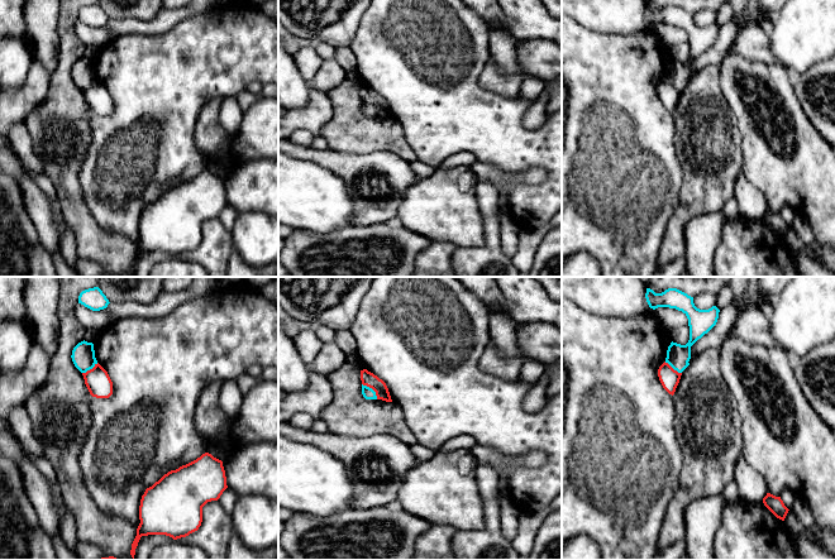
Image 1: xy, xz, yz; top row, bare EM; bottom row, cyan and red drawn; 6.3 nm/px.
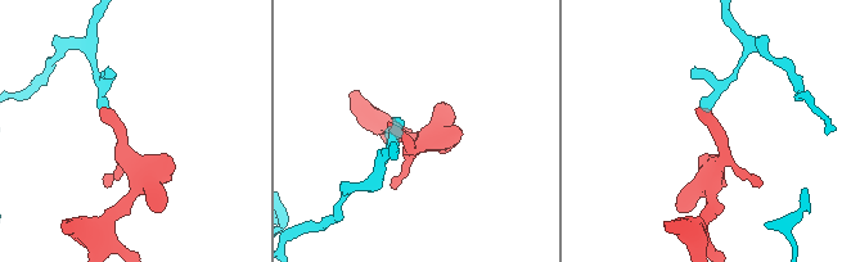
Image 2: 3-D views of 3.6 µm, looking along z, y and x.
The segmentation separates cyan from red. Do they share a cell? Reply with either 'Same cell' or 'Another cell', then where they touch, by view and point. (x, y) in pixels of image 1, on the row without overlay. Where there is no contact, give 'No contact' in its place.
Another cell. Touches cyan at xz (372, 106)

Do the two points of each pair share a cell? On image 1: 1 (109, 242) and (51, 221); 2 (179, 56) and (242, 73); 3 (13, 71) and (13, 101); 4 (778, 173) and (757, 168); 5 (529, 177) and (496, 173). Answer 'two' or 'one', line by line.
1: two
2: one
3: two
4: one
5: one

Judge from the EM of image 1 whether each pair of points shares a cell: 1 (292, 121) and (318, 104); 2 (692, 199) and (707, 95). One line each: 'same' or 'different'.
1: same
2: same

